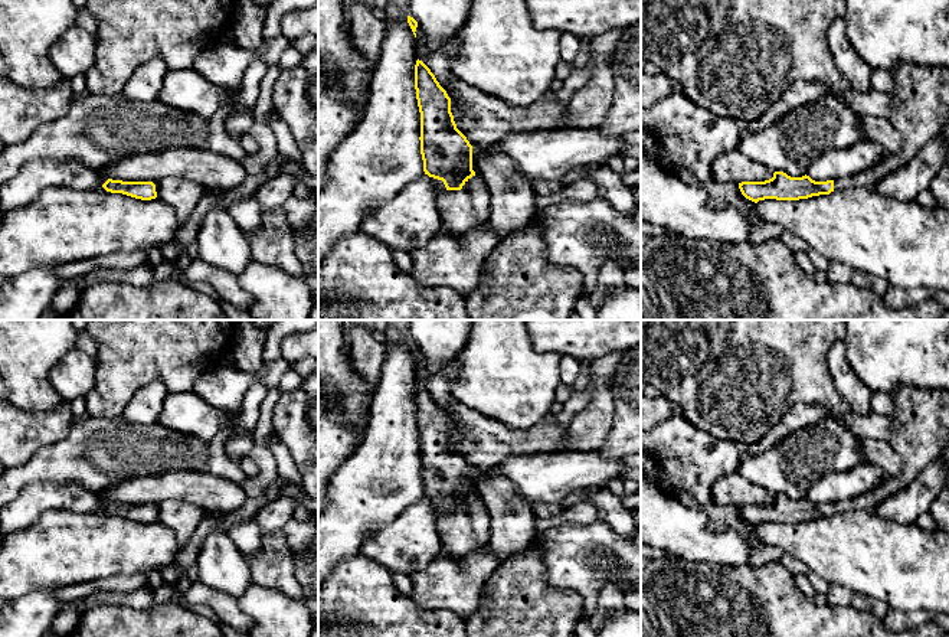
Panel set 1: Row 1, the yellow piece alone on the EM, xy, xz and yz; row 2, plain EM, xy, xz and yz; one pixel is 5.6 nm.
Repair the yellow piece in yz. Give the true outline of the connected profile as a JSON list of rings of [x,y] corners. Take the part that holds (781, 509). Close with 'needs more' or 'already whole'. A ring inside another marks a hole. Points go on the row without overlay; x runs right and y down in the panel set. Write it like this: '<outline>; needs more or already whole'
[[[900,385],[891,393],[894,412],[893,450],[903,461],[899,476],[884,476],[867,494],[838,503],[815,504],[809,499],[791,500],[775,494],[765,504],[742,504],[742,517],[757,526],[765,522],[799,523],[834,513],[876,510],[887,497],[909,487],[949,442],[949,391]]]; needs more

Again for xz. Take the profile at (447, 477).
[[[422,385],[415,388],[415,412],[420,435],[420,477],[423,494],[429,500],[442,503],[446,513],[441,520],[444,555],[452,559],[465,559],[490,542],[490,513],[482,499],[472,493],[472,468],[456,451],[451,435],[451,421],[439,408],[431,392]]]; needs more

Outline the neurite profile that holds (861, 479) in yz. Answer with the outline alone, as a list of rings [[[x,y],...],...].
[[[861,461],[845,471],[834,471],[811,486],[806,499],[815,504],[838,503],[870,493],[884,477],[883,470]]]

